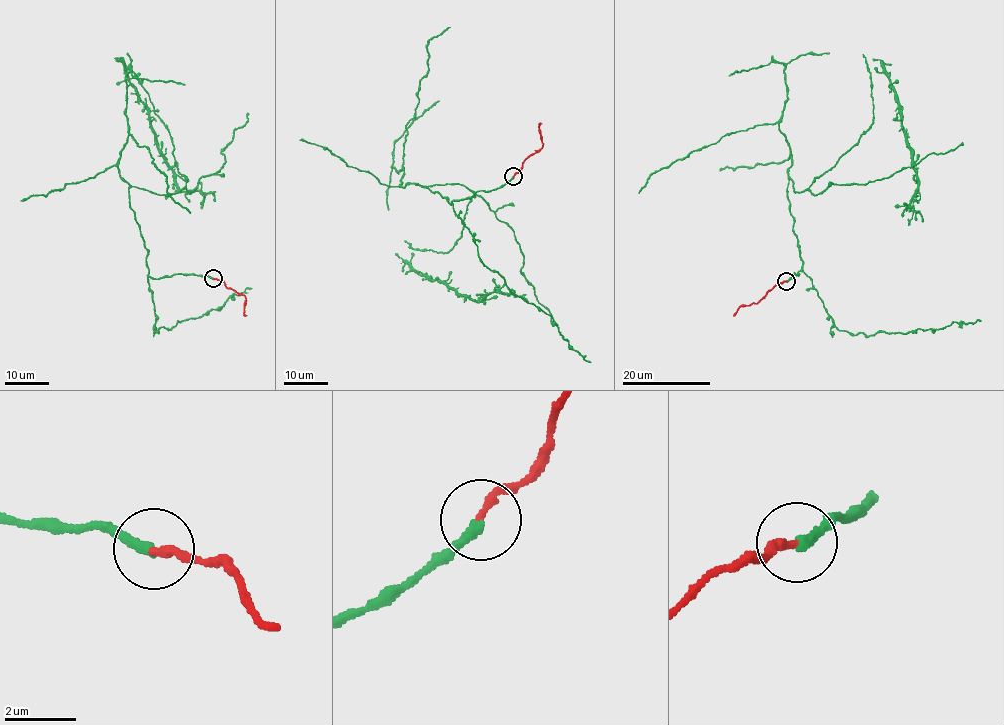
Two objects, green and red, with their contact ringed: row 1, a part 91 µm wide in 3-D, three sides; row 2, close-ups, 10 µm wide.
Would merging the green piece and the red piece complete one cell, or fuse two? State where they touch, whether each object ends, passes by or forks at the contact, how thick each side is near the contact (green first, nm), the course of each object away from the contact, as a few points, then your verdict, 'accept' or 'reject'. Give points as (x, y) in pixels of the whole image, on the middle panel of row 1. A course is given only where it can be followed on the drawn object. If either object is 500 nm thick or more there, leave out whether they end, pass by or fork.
place (513, 176); green ends; red ends; calibres 300 and 240 nm; course green (514, 176), (452, 204), (415, 184), (474, 193), (454, 247), (414, 248), (411, 265), (471, 299), (527, 300); course red (514, 176), (522, 163), (542, 146), (538, 127), (541, 123); accept

